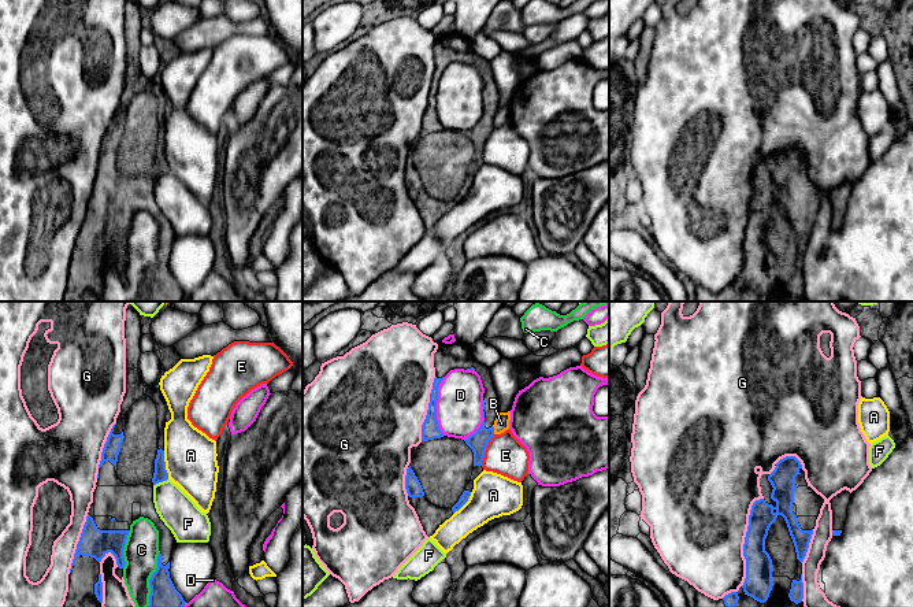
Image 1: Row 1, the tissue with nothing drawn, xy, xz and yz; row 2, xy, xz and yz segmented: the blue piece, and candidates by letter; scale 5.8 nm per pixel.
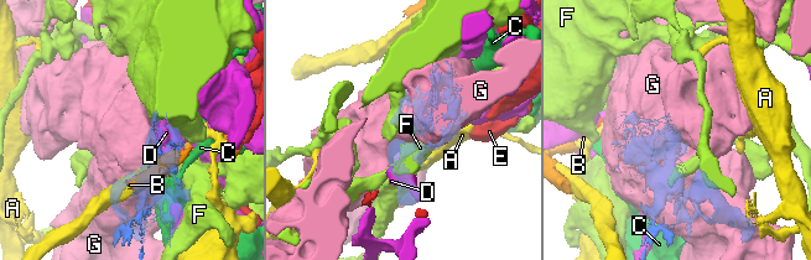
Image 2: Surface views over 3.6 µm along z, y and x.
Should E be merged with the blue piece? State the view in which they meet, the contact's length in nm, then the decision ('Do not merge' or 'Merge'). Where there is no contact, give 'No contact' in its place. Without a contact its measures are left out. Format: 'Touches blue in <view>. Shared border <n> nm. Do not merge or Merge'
Touches blue in xz. Shared border 200 nm. Do not merge

